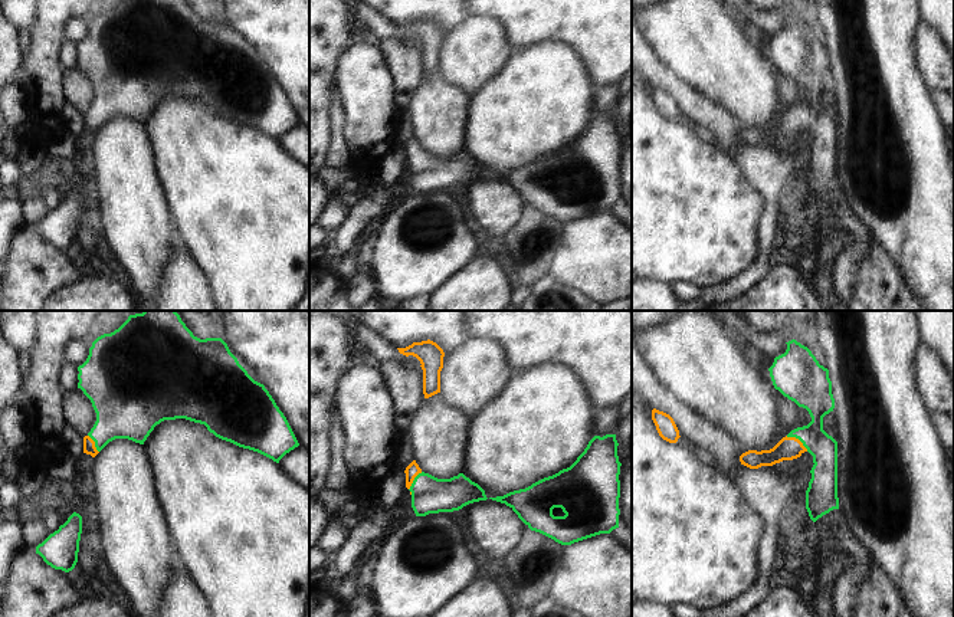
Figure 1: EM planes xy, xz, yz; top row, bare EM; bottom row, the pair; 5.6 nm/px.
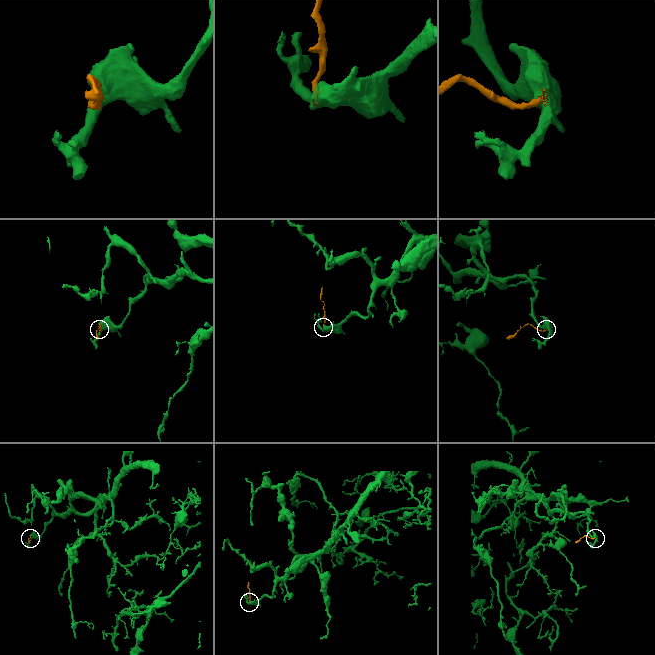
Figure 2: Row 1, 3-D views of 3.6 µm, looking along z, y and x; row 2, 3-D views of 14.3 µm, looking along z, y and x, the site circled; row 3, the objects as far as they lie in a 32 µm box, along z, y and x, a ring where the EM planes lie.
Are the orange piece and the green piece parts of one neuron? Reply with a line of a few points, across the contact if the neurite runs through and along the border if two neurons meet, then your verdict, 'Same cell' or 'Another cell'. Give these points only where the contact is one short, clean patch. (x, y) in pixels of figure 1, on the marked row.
Line: yz (789, 448), (797, 439), (816, 423), (816, 399). Same cell

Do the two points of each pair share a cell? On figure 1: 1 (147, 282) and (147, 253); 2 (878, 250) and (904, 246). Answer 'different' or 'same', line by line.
1: same
2: different

